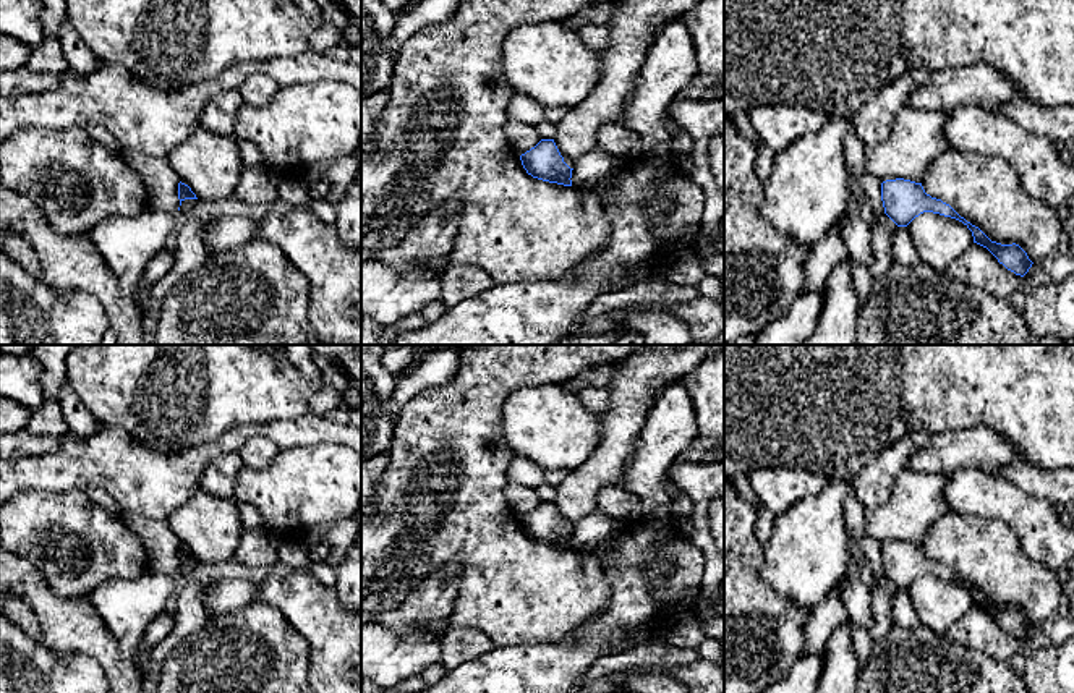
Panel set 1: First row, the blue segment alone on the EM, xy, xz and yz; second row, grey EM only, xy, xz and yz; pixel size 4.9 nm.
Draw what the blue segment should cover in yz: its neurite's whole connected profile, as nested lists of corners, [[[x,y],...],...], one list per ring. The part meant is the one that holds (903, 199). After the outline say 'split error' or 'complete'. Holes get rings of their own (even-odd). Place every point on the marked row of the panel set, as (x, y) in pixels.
[[[904,178],[886,180],[881,183],[881,201],[884,214],[897,227],[907,227],[923,212],[940,214],[962,222],[972,232],[974,243],[987,248],[999,264],[1016,275],[1024,277],[1034,264],[1019,244],[991,241],[978,227],[961,217],[949,204],[927,194],[922,183]]]; complete

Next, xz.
[[[541,139],[520,155],[522,165],[533,178],[572,186],[572,170],[560,155],[554,139]]]; complete

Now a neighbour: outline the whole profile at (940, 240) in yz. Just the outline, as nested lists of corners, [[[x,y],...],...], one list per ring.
[[[933,212],[915,217],[907,230],[920,261],[941,274],[974,244],[967,225]]]

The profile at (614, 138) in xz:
[[[607,123],[598,131],[599,147],[616,157],[641,157],[643,144],[637,131],[622,123]]]

